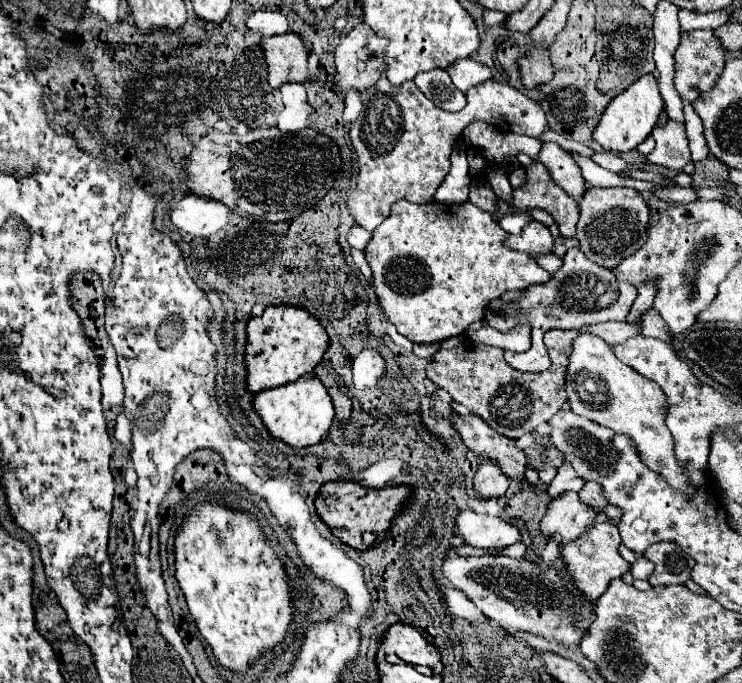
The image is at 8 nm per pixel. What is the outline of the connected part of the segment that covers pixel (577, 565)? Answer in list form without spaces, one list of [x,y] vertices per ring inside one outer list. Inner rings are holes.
[[[601,521],[601,523],[595,523],[589,531],[585,531],[583,537],[567,543],[561,549],[561,555],[563,555],[563,561],[567,563],[567,571],[571,579],[587,599],[591,601],[599,599],[607,589],[609,581],[613,581],[615,577],[623,577],[627,571],[631,571],[631,565],[619,555],[619,545],[621,545],[621,537],[619,537],[617,523]]]

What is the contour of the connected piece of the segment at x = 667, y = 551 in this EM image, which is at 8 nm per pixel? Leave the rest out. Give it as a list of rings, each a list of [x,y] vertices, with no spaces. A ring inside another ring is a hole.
[[[655,543],[643,553],[649,561],[655,563],[655,571],[649,577],[651,585],[685,585],[691,581],[691,569],[695,567],[687,553],[675,543]]]

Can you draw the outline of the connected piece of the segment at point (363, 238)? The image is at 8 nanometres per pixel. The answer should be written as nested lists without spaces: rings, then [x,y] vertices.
[[[353,225],[353,229],[351,229],[349,235],[347,235],[347,241],[349,241],[351,247],[355,247],[355,249],[359,249],[359,251],[365,251],[367,243],[371,241],[371,233],[365,231],[365,229],[361,229],[359,225]]]

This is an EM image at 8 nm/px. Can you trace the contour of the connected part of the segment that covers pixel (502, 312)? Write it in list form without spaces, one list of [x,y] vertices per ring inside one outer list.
[[[569,249],[567,255],[563,257],[563,267],[545,285],[527,287],[527,295],[517,303],[501,305],[499,299],[491,301],[485,323],[499,331],[509,331],[519,323],[529,323],[533,327],[531,349],[525,353],[505,351],[505,361],[519,371],[543,371],[551,365],[547,349],[543,345],[543,333],[547,329],[579,329],[583,325],[623,321],[629,315],[635,295],[637,295],[635,287],[619,283],[609,269],[591,265],[591,261],[583,255],[581,249]]]

